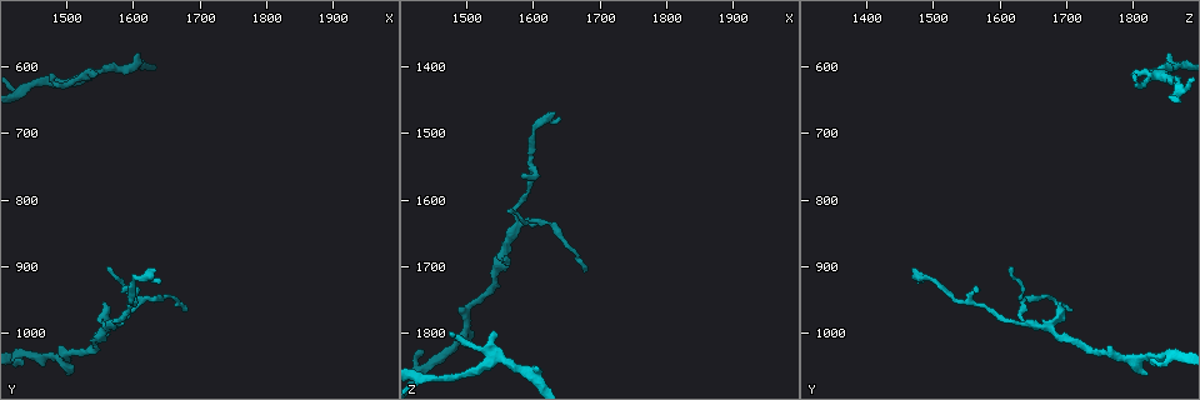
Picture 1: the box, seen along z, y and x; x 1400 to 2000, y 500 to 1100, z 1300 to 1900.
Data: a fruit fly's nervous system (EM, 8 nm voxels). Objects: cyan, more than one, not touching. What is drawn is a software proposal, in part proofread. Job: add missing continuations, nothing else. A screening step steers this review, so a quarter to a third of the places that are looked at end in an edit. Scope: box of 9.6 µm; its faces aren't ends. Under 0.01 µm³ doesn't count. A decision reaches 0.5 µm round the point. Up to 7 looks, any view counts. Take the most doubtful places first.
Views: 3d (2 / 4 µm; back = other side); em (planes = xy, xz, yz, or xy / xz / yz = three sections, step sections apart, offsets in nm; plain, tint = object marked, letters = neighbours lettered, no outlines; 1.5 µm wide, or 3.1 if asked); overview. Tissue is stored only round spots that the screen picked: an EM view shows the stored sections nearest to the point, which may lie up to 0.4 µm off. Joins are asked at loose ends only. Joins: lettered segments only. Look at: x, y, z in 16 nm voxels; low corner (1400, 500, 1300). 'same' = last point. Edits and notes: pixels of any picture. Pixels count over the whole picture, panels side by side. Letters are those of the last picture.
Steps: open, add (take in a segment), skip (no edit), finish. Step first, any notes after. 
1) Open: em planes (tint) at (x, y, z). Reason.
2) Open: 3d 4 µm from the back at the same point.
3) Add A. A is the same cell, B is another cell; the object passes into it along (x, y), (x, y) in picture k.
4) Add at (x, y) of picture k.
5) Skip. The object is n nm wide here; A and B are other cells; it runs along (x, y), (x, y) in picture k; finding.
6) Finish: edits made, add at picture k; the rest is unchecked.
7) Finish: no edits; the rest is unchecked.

Open: em yz step 4 (tint) at (1545, 610, 1800). Free end.

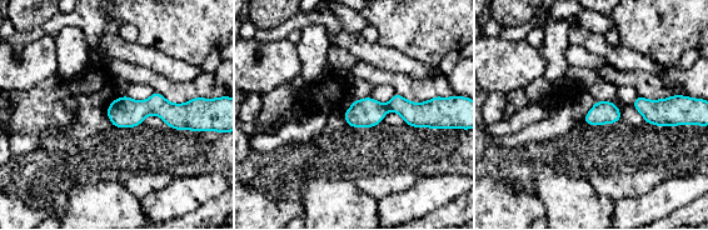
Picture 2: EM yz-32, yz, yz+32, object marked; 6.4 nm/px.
Open: em planes (letters) at the same point. Another direction.

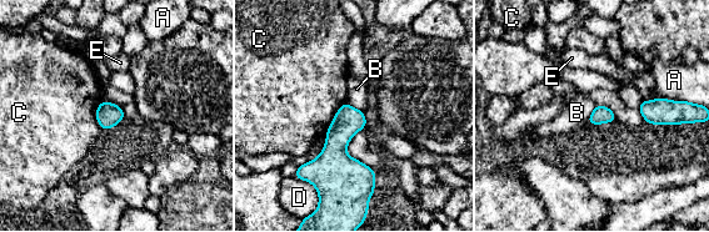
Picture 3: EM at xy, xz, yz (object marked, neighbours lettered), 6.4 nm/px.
Skip. The object is 110 nm wide here; A, B, C, D and E are other cells; a border runs along (345, 102), (363, 111) in picture 3; no lettered segment goes on from it.

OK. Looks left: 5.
Open: 3d 4 µm at (1640, 925, 1475). Branch stops here.

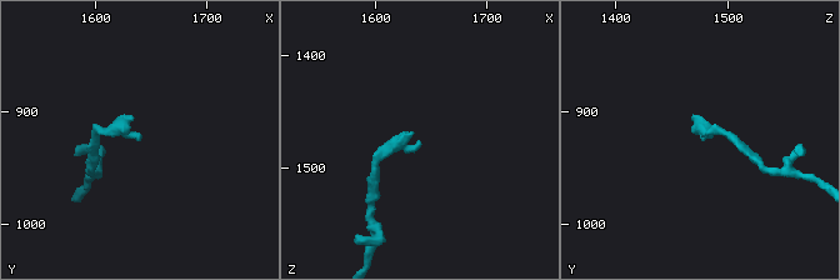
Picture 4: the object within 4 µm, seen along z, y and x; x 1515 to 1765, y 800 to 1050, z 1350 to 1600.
Open: em xz step 4 (letters) at (1640, 926, 1480). Now the EM.

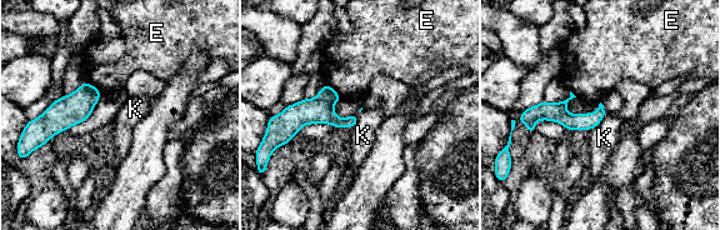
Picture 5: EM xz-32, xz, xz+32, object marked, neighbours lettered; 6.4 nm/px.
Open: em planes (letters) at the same point.

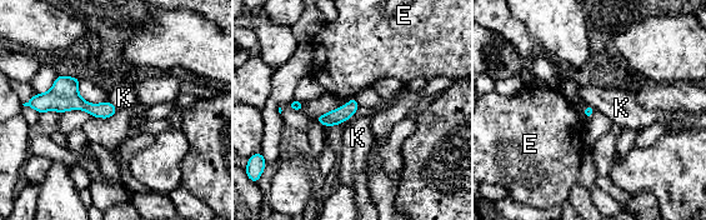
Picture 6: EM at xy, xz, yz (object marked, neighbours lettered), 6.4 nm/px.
Skip. E and K are other cells; a border runs along (108, 100), (118, 110) in picture 6; no lettered segment goes on from it.

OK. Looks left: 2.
Finish: no edits; the rest is unchecked.

